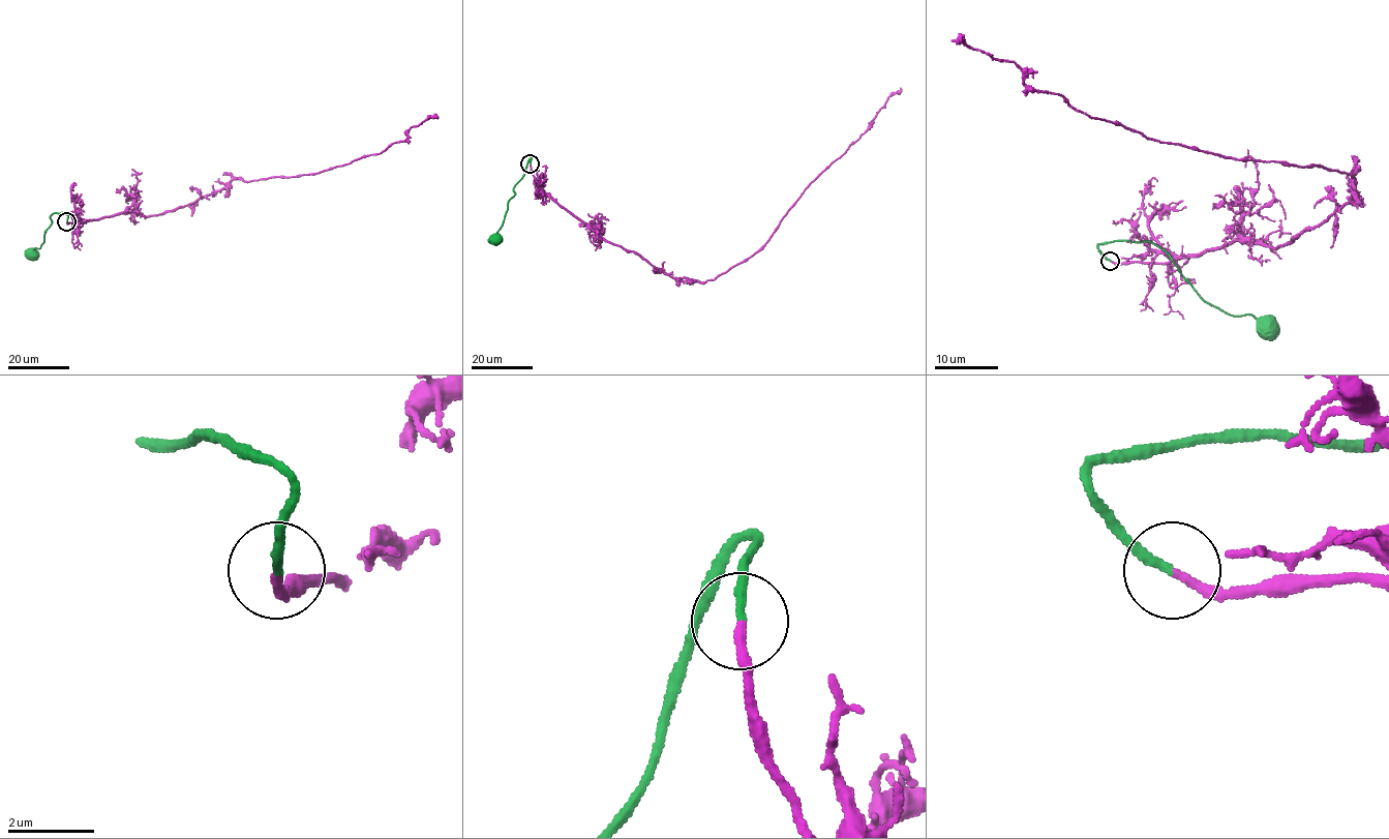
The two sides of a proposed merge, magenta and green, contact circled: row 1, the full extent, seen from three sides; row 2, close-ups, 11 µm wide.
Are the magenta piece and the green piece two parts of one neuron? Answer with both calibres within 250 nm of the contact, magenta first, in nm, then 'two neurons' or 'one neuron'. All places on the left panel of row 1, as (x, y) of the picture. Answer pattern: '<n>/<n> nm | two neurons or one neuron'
200/200 nm | one neuron

